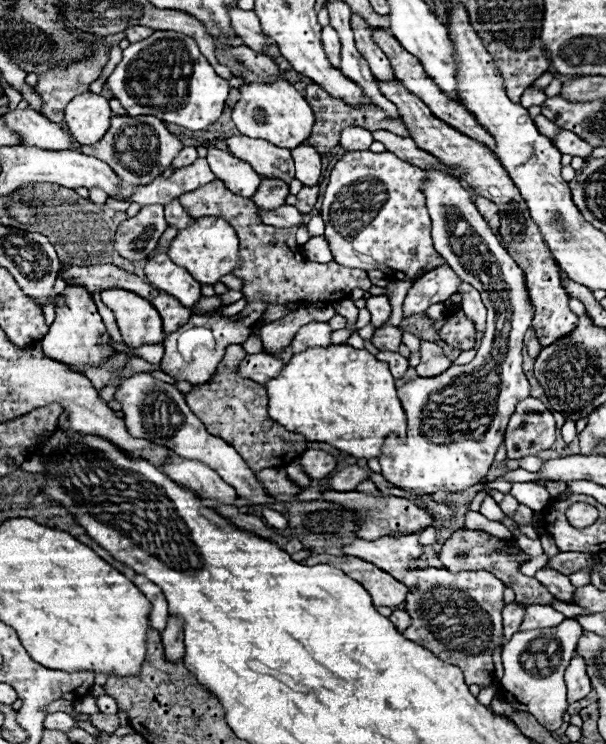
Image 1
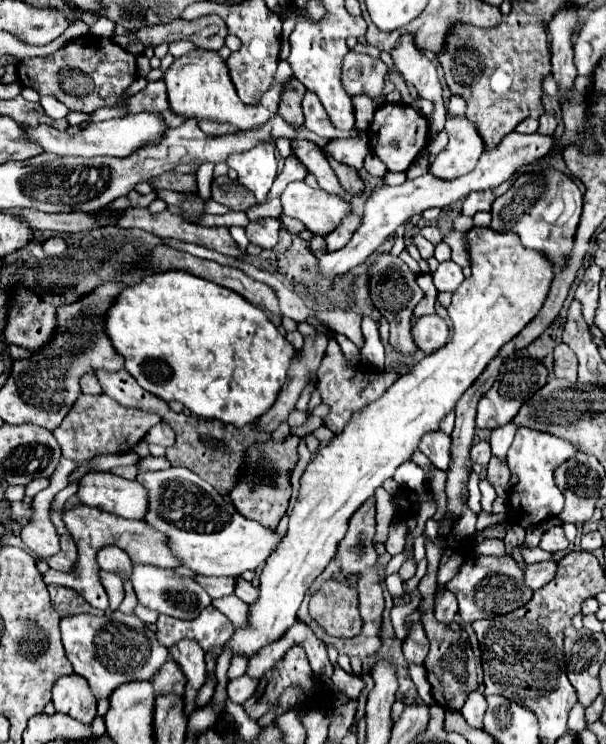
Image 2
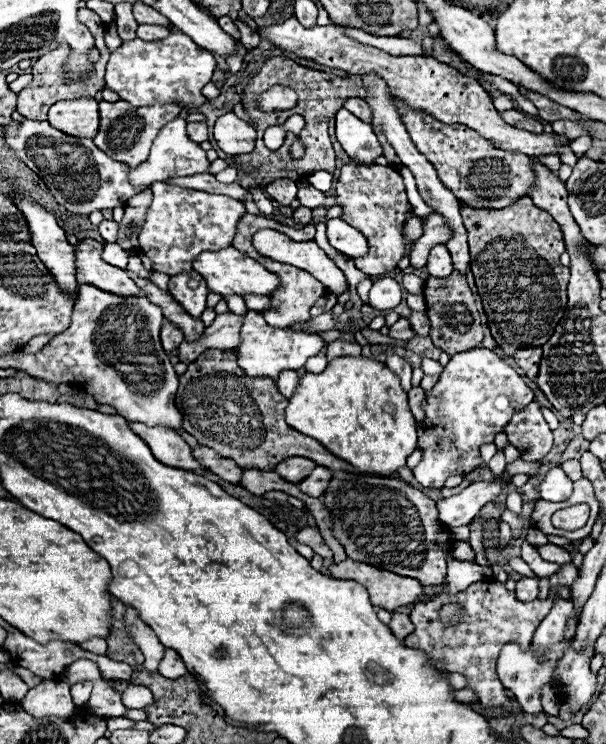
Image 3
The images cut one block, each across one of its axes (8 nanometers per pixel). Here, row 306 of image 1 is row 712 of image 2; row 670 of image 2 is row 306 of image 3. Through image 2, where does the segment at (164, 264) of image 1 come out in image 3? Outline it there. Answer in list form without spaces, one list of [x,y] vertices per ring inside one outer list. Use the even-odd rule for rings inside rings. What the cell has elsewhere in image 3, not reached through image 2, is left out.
[[[194,270],[172,276],[168,282],[168,292],[194,318],[200,318],[200,314],[206,310],[206,296],[208,296],[206,280],[202,280],[202,276],[198,276],[198,272]]]

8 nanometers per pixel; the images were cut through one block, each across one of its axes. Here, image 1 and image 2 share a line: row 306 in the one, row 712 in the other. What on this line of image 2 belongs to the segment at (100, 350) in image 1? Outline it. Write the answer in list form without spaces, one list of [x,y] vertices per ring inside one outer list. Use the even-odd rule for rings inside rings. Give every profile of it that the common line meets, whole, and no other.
[[[62,676],[52,688],[52,702],[56,712],[72,716],[82,724],[90,724],[96,718],[96,698],[82,676]]]

